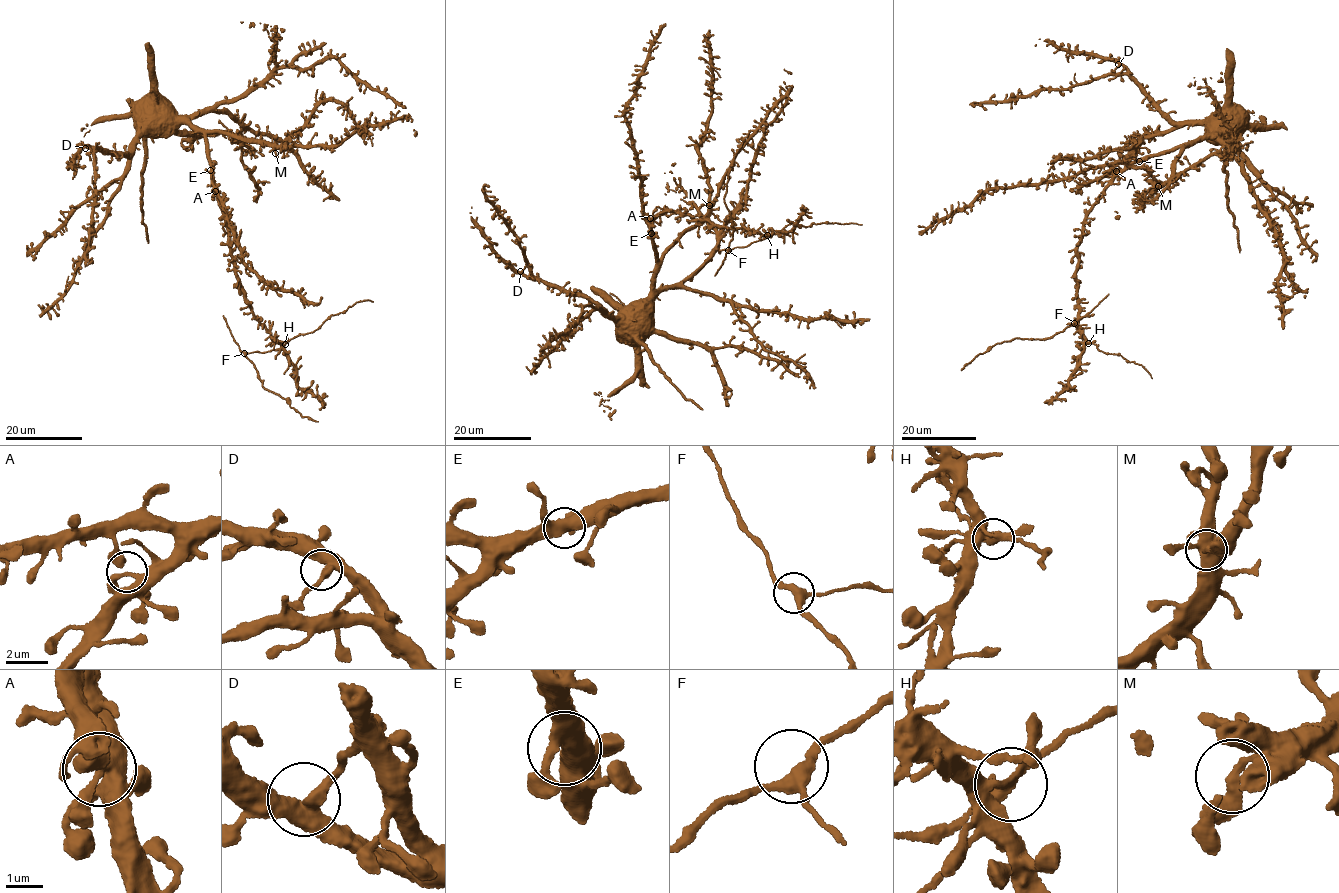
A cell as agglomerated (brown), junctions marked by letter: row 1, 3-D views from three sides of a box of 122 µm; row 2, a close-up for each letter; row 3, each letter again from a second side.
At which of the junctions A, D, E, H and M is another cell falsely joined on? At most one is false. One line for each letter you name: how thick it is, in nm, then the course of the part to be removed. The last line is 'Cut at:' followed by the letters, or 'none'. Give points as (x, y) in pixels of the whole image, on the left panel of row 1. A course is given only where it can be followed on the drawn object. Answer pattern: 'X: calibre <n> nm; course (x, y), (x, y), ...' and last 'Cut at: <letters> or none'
Cut at: none

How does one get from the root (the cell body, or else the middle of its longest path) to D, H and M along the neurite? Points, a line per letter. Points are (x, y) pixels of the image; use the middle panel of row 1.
D: (651, 230), (657, 267), (651, 291), (625, 314), (615, 317), (582, 296), (520, 271)
H: (651, 230), (649, 225), (653, 219), (670, 209), (683, 217), (689, 215), (715, 226), (747, 229), (767, 235)
M: (651, 230), (656, 258), (663, 259), (683, 232), (701, 219), (709, 205)

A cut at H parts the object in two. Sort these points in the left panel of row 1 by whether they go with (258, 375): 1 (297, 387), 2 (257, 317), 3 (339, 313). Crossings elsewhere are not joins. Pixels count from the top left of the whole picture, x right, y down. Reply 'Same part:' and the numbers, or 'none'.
Same part: 3

